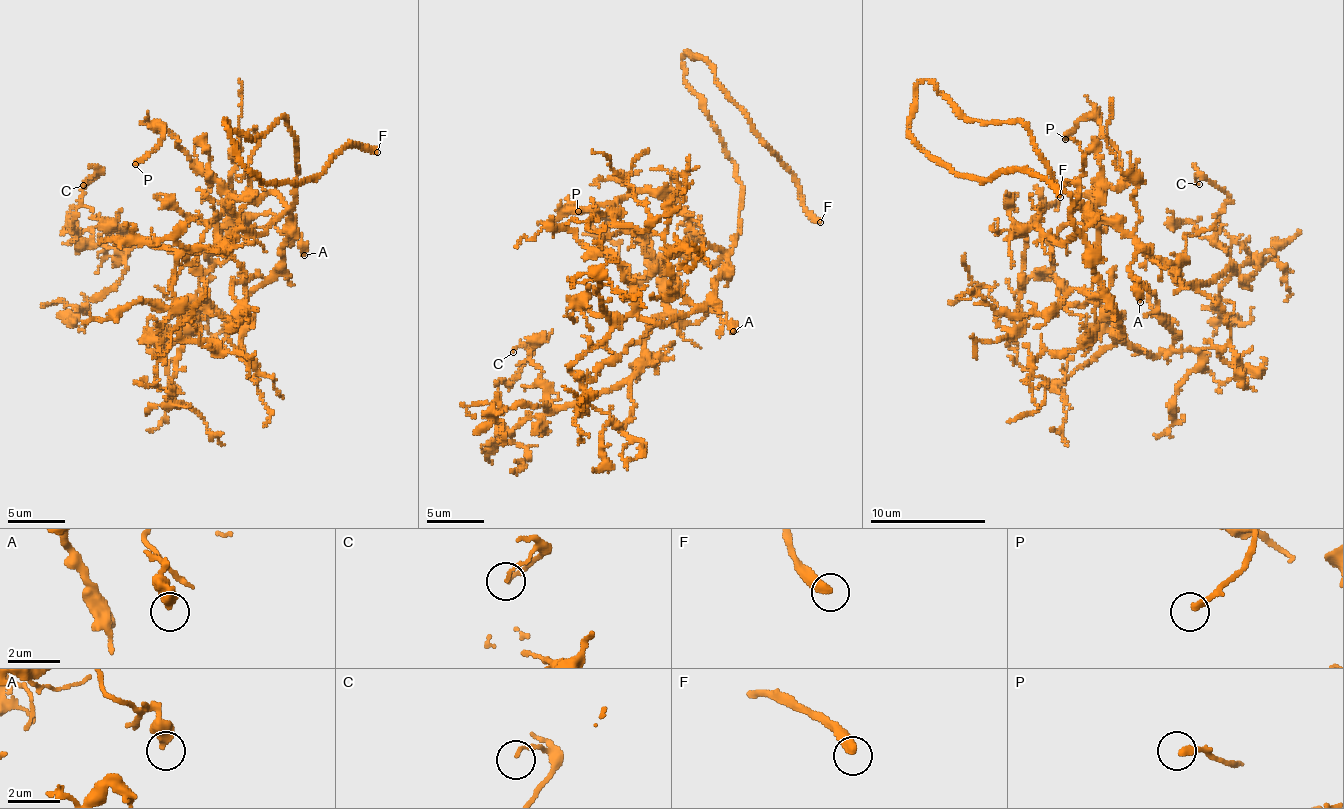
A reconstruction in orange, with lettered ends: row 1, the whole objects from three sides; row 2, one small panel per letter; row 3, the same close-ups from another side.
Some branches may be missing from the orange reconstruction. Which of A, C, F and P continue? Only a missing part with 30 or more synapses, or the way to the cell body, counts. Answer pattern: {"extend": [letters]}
{"extend": ["F"]}

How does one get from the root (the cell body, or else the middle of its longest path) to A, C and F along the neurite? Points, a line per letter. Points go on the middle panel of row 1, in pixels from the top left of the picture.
A: (733, 246), (710, 264), (673, 249), (664, 262), (662, 292), (679, 318), (696, 324), (715, 312), (733, 331)
C: (733, 246), (710, 264), (667, 256), (664, 310), (626, 379), (507, 430), (499, 381), (528, 358), (513, 352)
F: (733, 246), (742, 185), (720, 130), (684, 77), (687, 53), (704, 60), (820, 222)

